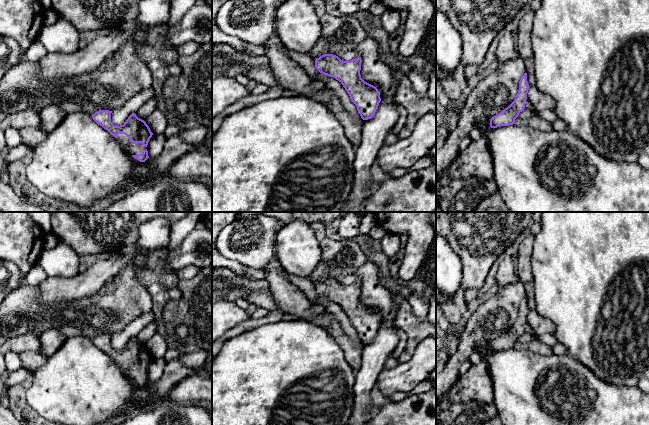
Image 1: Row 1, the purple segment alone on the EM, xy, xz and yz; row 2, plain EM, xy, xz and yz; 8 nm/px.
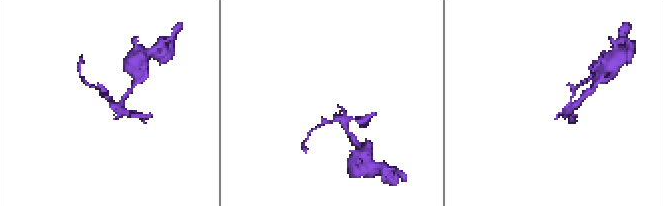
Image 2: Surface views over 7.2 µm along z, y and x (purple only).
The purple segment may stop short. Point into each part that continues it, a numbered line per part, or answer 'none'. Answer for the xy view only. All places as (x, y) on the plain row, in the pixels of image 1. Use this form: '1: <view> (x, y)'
1: xy (132, 373)

